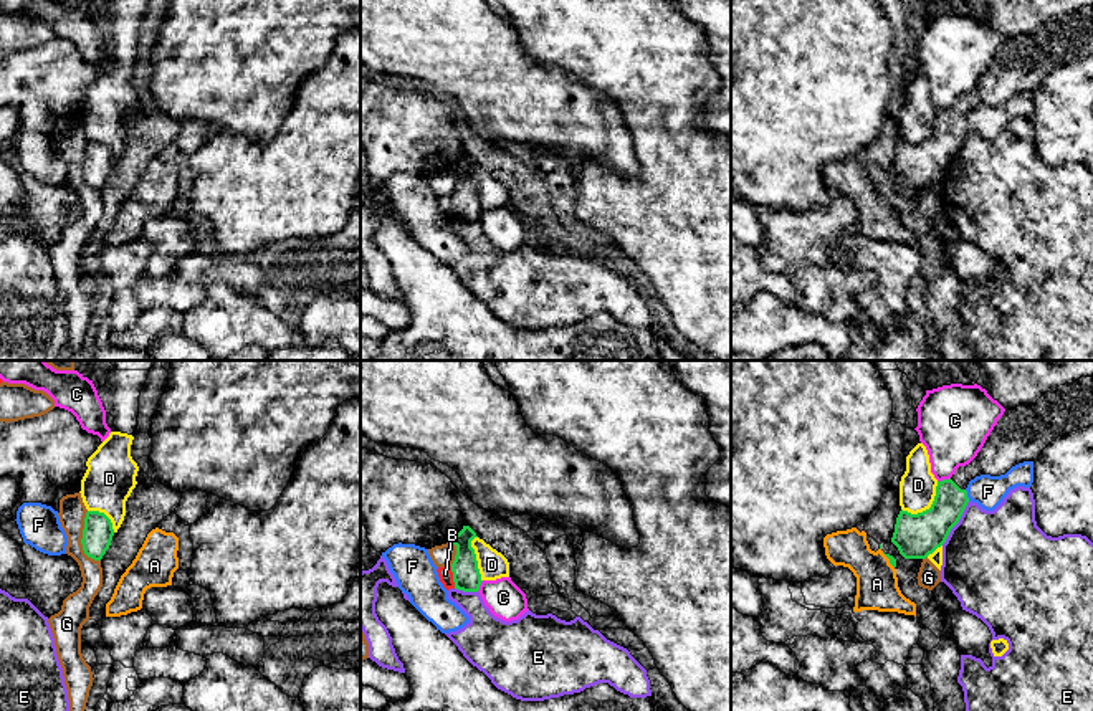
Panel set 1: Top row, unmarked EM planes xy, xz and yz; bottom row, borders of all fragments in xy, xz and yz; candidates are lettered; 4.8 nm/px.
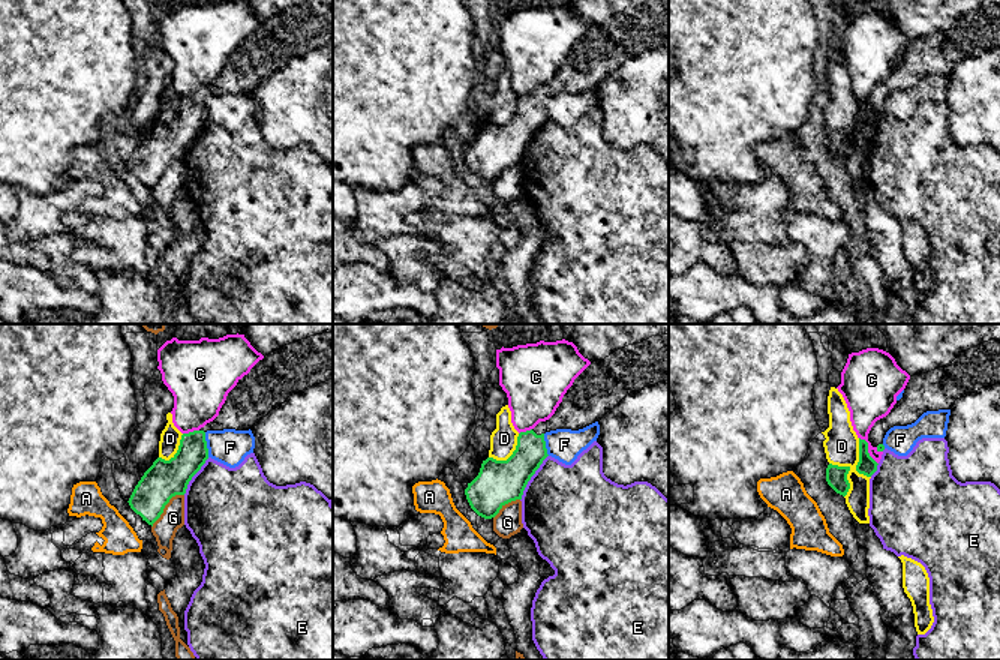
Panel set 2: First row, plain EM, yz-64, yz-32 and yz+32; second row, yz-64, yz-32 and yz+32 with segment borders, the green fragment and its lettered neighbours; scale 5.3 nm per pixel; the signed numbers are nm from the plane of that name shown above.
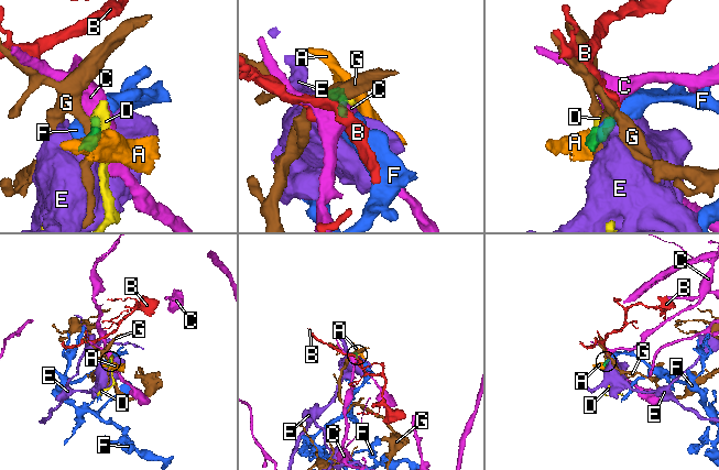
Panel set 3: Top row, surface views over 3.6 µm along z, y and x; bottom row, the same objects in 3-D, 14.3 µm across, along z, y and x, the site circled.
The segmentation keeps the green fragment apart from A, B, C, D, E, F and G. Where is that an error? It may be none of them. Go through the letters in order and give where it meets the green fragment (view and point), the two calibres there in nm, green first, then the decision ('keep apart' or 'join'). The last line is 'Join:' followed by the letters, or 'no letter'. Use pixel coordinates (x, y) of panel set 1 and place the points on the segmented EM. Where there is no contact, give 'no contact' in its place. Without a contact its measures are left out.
A: yz (890, 561) | 30/200 nm | keep apart
B: xz (453, 577) | 140/70 nm | keep apart
C: yz (943, 480) | 190/320 nm | keep apart
D: yz (930, 508) | 220/180 nm | keep apart
E: yz (958, 521) | 220/480 nm | keep apart
F: yz (966, 495) | 190/160 nm | keep apart
G: xy (81, 539) | 150/130 nm | keep apart
Join: no letter

